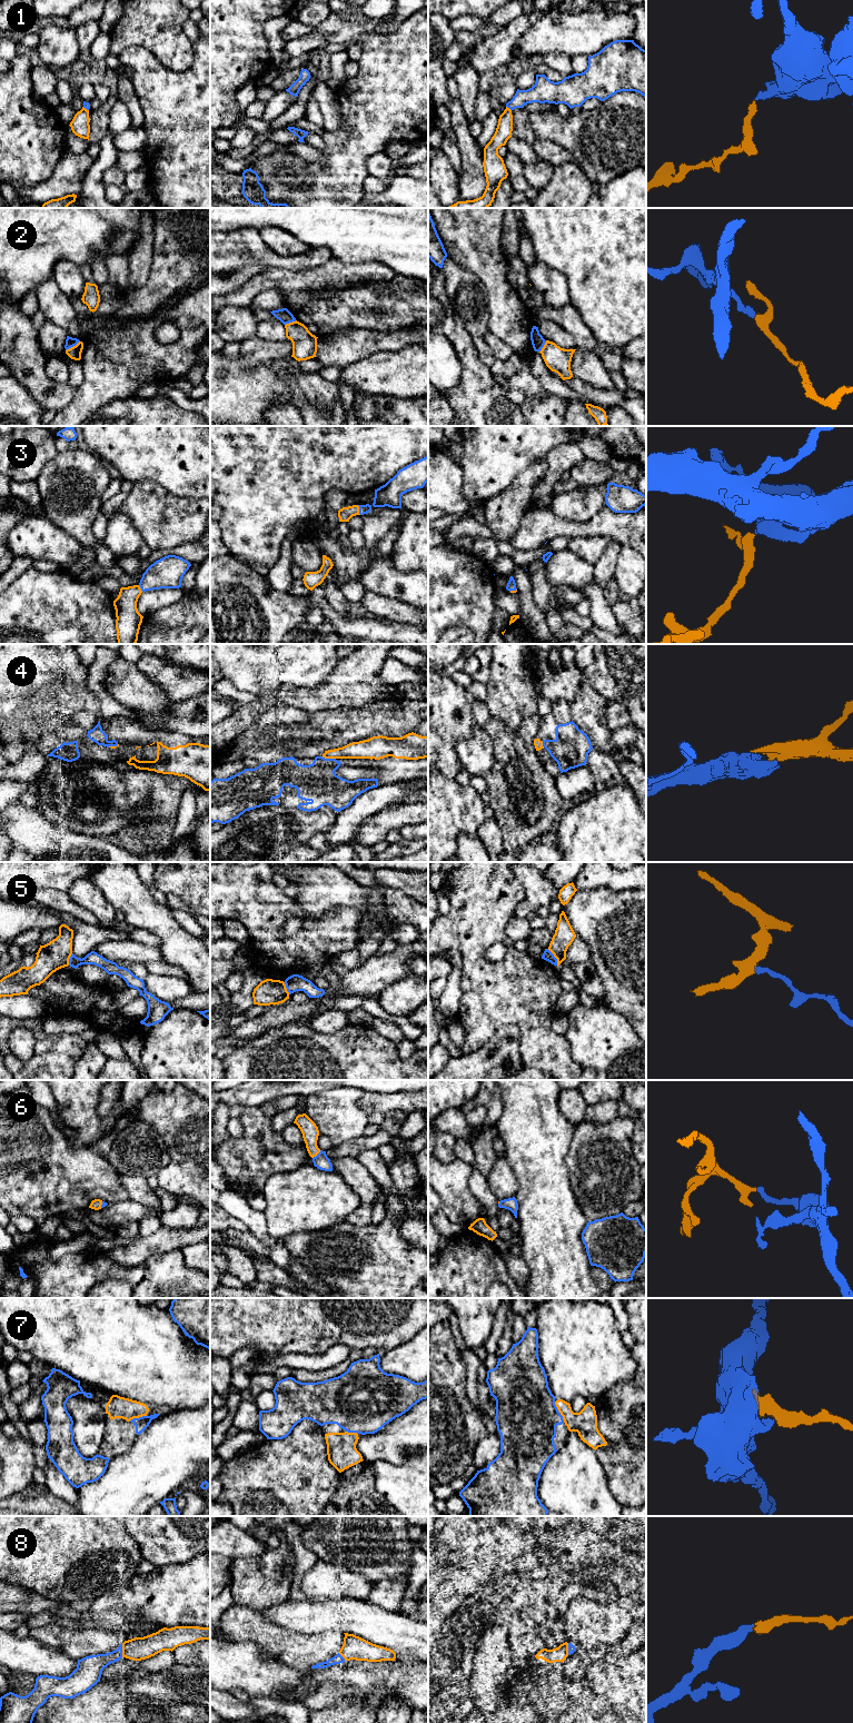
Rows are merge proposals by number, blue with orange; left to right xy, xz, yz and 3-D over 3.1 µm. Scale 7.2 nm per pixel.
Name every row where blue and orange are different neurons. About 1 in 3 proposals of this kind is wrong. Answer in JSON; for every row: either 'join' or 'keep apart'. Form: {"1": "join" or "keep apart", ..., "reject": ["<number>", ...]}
{"1": "join", "2": "keep apart", "3": "join", "4": "join", "5": "keep apart", "6": "join", "7": "join", "8": "join", "reject": ["2", "5"]}

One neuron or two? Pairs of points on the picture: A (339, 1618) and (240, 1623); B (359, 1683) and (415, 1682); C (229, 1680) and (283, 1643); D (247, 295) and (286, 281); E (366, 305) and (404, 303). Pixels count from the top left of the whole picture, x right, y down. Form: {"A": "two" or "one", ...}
{"A": "two", "B": "one", "C": "two", "D": "one", "E": "one"}

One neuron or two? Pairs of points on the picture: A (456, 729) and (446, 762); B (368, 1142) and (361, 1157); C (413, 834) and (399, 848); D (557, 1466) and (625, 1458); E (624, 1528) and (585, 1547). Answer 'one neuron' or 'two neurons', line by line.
A: one neuron
B: two neurons
C: two neurons
D: two neurons
E: two neurons

